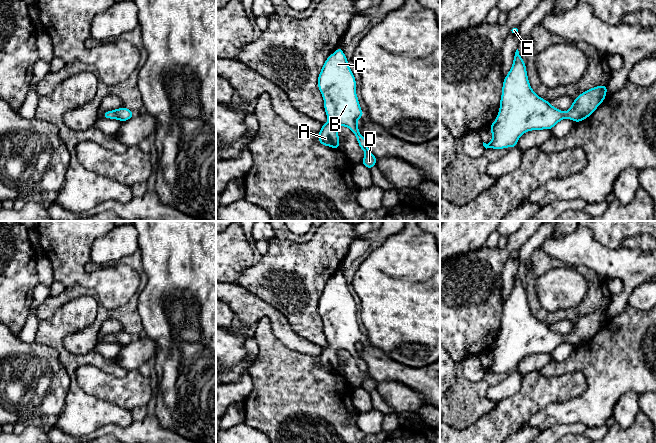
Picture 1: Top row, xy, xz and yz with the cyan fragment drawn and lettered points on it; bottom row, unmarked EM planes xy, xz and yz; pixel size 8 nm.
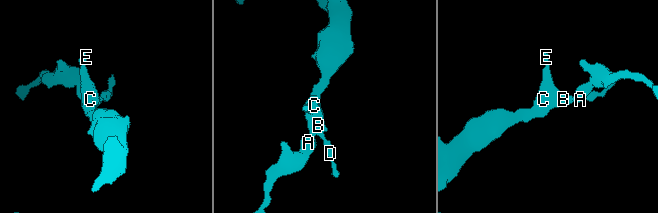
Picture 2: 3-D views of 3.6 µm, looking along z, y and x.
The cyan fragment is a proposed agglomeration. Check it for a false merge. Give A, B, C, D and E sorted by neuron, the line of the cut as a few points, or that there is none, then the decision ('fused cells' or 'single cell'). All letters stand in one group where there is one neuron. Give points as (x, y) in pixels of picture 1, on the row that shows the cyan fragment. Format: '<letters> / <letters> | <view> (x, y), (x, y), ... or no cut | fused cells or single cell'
A B C D E | no cut | single cell

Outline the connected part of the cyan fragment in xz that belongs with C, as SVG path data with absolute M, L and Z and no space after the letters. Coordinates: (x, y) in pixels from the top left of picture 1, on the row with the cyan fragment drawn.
M338 49L326 59L318 76L318 88L324 99L328 122L318 132L318 141L332 148L340 148L338 126L348 127L365 152L362 164L369 170L376 166L377 157L369 150L367 140L359 133L357 120L364 113L356 95L356 80L343 50Z

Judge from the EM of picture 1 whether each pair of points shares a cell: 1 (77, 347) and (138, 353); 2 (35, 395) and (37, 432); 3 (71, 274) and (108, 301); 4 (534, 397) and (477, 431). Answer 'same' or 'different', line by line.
1: different
2: different
3: same
4: same

